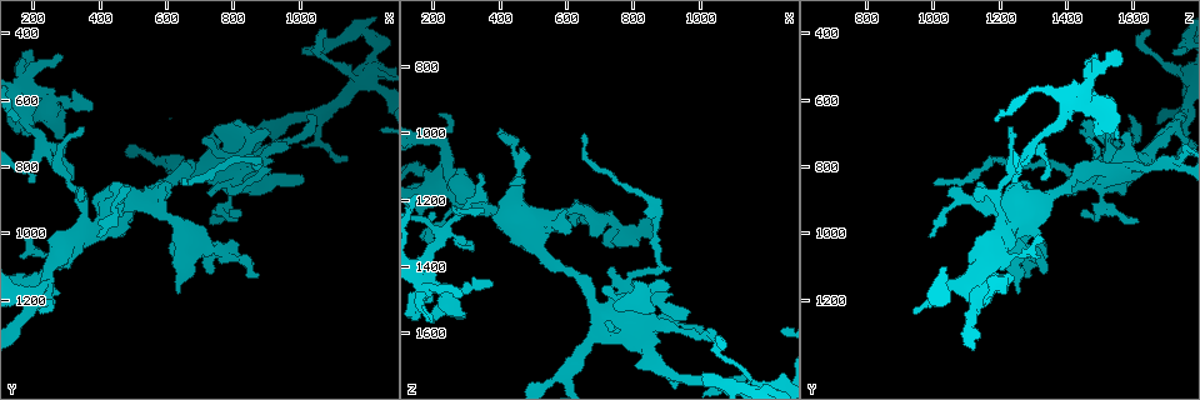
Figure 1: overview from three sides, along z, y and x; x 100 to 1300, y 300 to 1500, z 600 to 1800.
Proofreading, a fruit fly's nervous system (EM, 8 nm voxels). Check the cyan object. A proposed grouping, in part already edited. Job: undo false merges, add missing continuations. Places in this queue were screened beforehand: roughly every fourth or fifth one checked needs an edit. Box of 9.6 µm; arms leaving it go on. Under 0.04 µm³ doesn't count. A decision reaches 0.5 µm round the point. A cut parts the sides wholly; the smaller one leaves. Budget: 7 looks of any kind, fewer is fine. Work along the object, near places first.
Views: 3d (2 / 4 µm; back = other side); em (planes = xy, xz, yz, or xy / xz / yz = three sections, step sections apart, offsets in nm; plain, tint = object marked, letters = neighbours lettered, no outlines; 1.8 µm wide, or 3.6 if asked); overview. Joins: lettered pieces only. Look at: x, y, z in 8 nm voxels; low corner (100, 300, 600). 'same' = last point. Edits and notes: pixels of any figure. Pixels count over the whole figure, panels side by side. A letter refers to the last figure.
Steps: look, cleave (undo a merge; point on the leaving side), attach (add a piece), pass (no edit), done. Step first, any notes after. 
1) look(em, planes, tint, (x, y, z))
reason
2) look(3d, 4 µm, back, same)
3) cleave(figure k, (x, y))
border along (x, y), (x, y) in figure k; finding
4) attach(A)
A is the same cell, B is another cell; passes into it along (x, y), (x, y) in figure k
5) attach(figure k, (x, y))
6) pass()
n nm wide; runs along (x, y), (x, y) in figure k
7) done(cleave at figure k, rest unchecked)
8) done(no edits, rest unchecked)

look(em, xz, step 16, letters, (1020, 830, 1600))
branch stops here

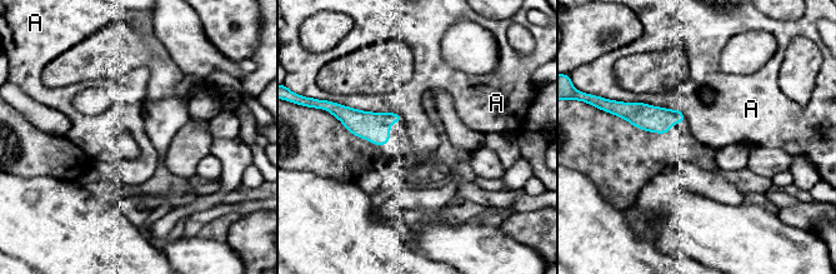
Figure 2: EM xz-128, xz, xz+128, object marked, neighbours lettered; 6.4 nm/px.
look(em, xy, step 8, letters, same)

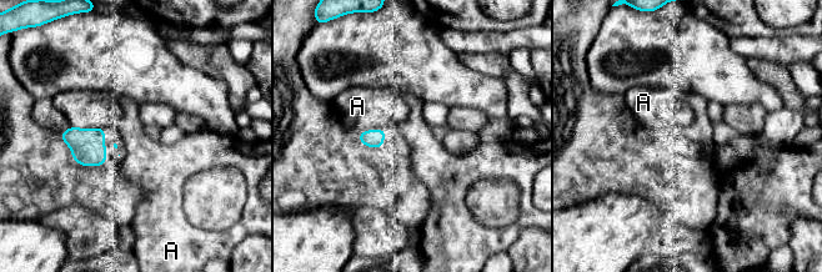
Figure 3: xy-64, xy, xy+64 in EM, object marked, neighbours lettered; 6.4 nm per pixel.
pass()
A is another cell; border along (71, 125), (79, 129), (88, 129) in figure 3; none of them fits

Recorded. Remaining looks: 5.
look(em, xy, step 4, tint, (1000, 460, 1720))
long arm stops here

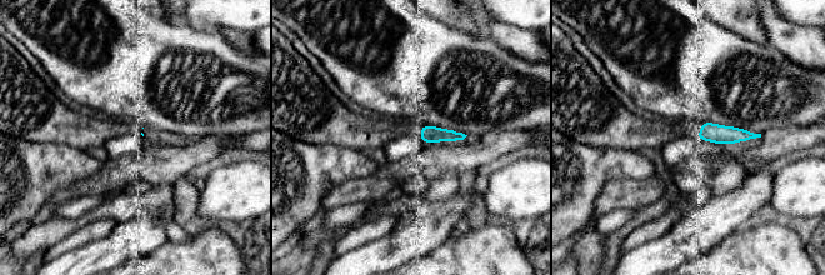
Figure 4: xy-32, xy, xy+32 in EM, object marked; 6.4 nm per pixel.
look(em, planes, letters, same)
cut it another way

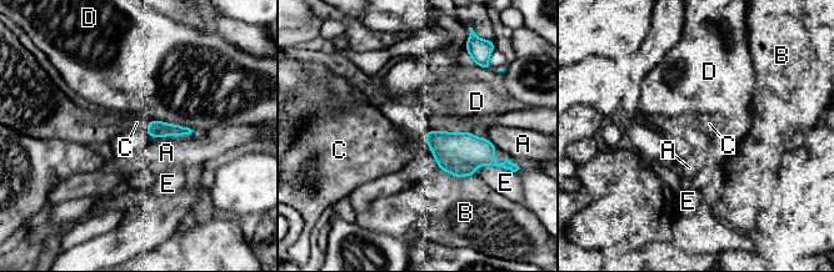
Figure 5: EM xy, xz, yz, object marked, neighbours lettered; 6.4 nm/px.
attach(C)
110 nm wide; C is the same cell, A, B, D and E are other cells; the cell continues

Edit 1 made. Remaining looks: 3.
look(em, planes, letters, (200, 460, 1550))
branch stops here

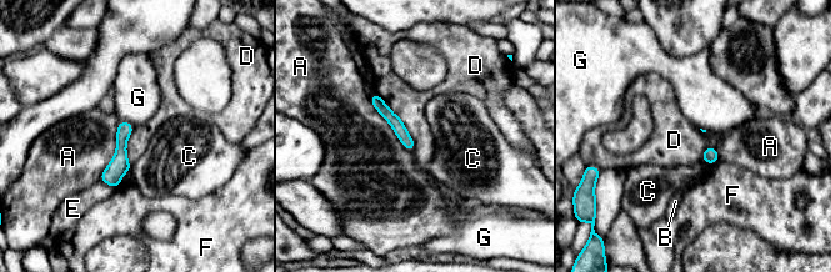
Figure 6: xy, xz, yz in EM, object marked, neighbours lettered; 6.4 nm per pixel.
pass()
A, B, C, D, E, F and G are other cells; runs along (374, 97), (395, 121), (410, 146) in figure 6; no lettered piece goes on from it

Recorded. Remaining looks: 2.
done(attach at figure 5, rest unchecked)

